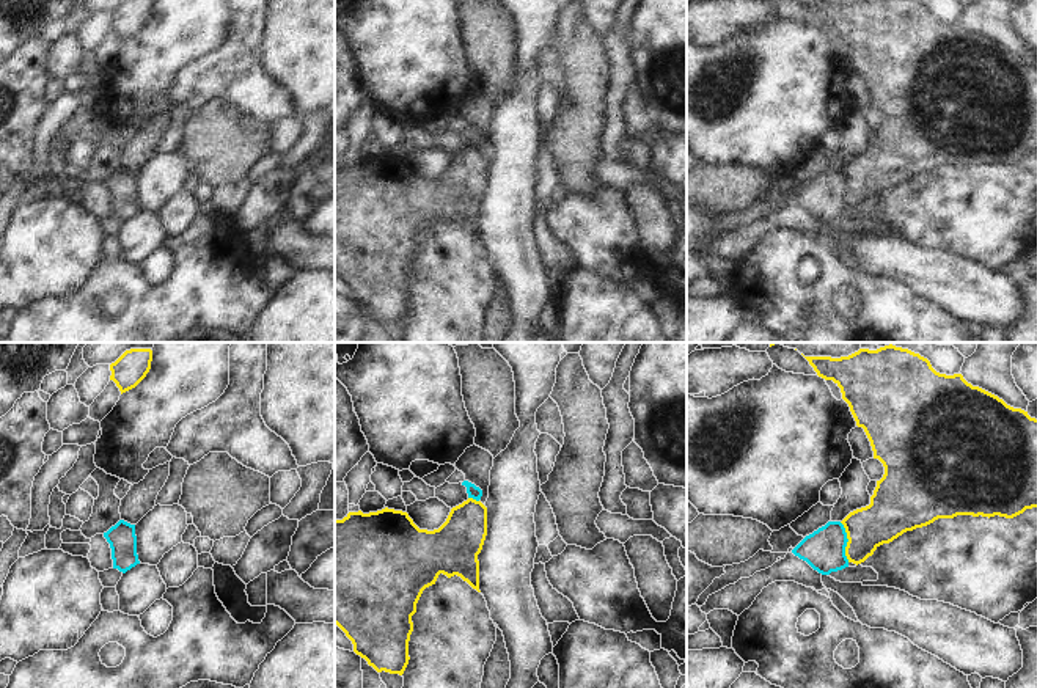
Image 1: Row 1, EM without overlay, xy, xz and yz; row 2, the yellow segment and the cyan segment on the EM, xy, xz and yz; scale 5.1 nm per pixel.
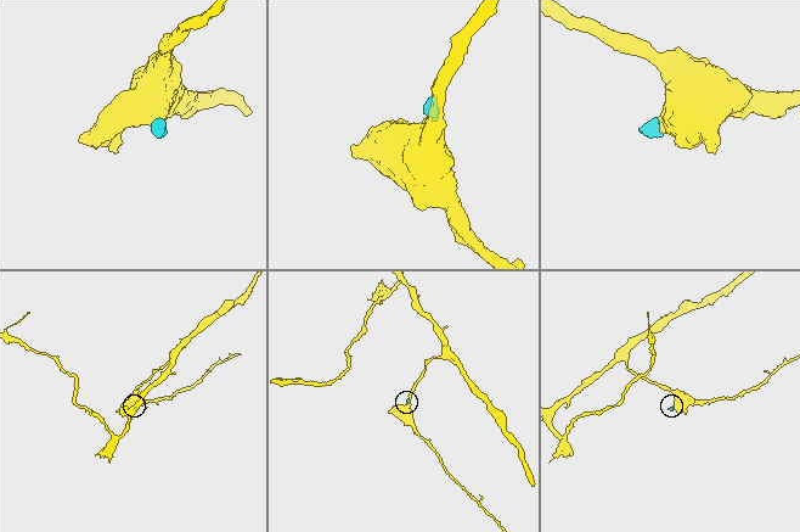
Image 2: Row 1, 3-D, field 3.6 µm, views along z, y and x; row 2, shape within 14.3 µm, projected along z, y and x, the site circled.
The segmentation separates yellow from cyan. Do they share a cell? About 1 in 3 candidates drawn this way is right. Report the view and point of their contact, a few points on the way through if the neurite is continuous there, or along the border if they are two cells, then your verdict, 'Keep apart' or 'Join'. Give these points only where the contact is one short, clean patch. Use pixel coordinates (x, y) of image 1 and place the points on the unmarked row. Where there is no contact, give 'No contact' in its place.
Touches yellow at yz (847, 190). Boundary: yz (839, 170), (846, 179), (846, 206), (849, 209). Keep apart.

